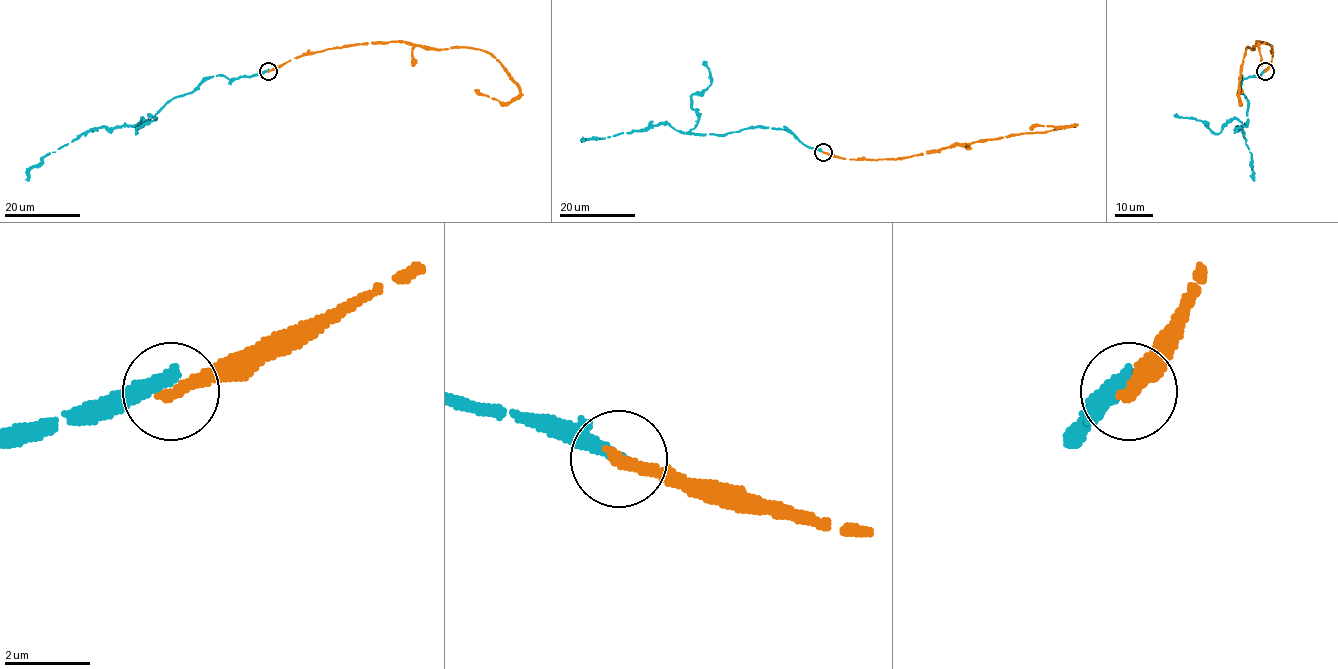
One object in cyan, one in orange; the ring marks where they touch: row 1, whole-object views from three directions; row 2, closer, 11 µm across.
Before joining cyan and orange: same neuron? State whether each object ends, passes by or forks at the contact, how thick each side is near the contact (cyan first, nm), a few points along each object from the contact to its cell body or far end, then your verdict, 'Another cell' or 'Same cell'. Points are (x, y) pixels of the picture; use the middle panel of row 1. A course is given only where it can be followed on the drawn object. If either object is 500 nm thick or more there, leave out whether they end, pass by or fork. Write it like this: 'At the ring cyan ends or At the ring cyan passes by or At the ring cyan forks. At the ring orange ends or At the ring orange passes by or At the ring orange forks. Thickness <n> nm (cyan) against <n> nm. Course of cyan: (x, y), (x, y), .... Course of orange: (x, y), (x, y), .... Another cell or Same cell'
At the ring cyan ends. At the ring orange ends. Thickness 360 nm (cyan) against 280 nm. Course of cyan: (823, 152), (804, 145), (785, 130), (760, 127), (726, 134), (680, 133), (665, 123), (583, 141). Course of orange: (823, 152), (849, 159), (886, 159), (1074, 126), (1034, 125), (1029, 129). Another cell

